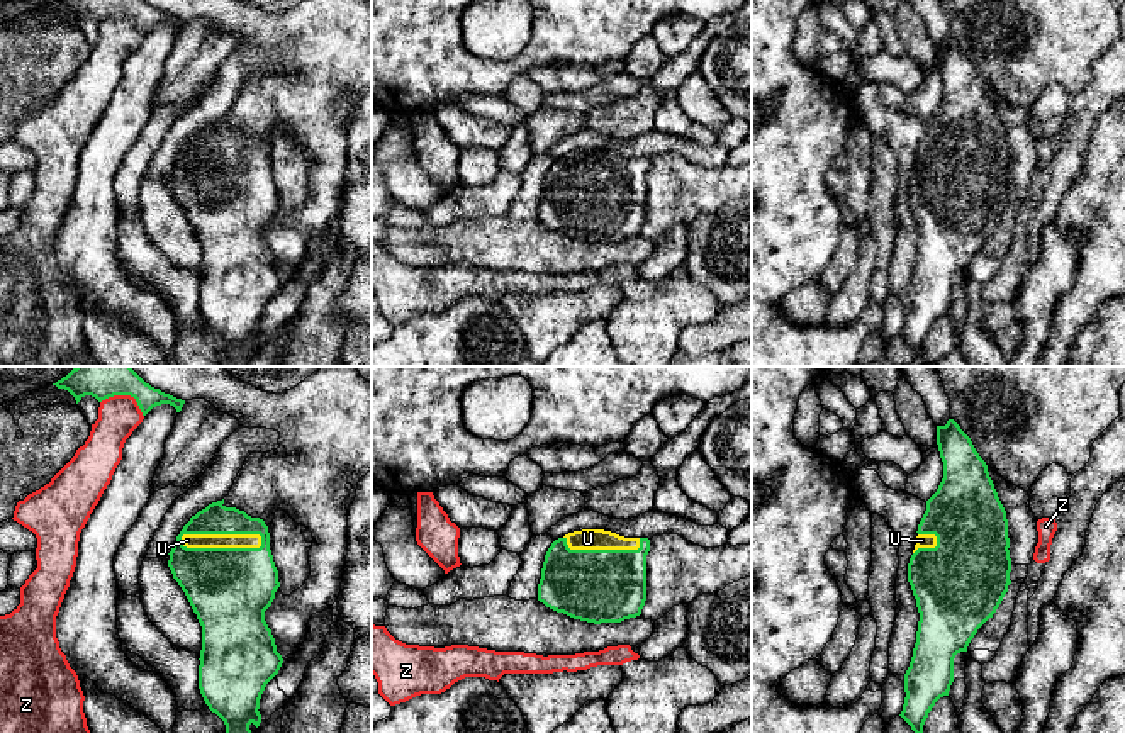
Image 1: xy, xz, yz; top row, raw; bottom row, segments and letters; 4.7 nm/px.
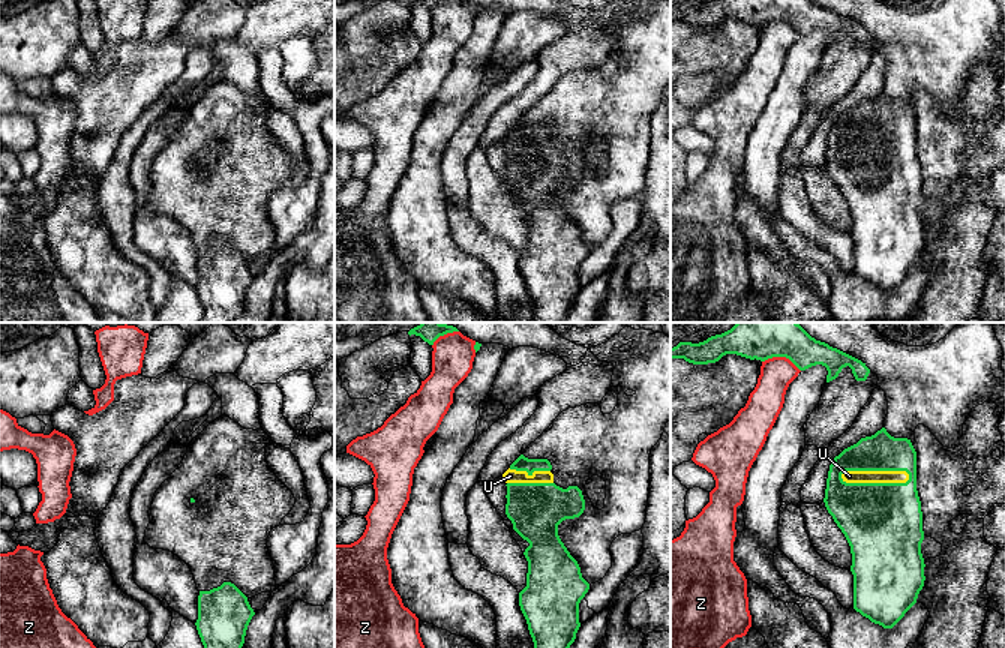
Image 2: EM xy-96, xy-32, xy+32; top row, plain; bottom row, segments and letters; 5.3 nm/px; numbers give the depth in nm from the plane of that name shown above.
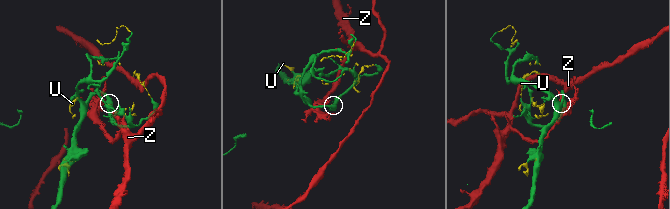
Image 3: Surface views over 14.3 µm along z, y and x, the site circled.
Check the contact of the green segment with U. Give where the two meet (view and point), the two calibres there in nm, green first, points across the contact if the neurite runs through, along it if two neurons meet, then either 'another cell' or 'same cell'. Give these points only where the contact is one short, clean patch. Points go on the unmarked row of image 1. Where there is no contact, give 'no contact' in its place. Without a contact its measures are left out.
meets green in xy at (219, 168); 400 nm thick on the green side, 60 nm on the other; same cell

